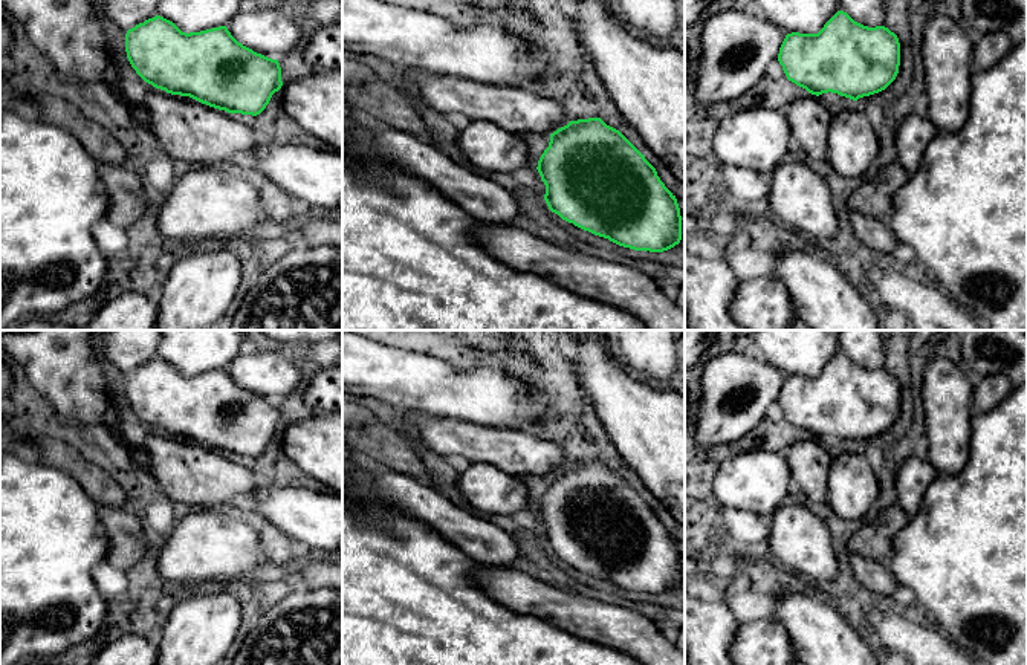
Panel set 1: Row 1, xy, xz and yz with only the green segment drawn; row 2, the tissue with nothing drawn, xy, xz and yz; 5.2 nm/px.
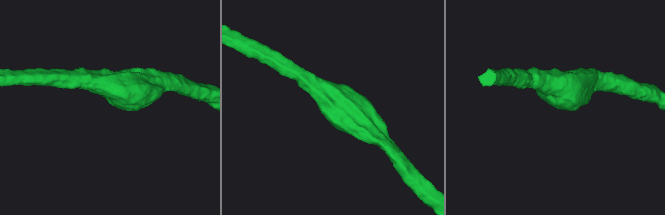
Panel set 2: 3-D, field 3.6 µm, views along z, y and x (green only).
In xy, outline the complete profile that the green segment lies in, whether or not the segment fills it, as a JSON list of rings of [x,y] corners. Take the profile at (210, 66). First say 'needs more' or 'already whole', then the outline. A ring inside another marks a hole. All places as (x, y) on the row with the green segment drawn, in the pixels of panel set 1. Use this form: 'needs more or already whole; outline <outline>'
already whole; outline [[[156,15],[127,31],[125,52],[153,87],[232,115],[260,115],[283,86],[278,60],[243,46],[226,26],[186,34]]]

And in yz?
already whole; outline [[[837,11],[818,34],[787,34],[778,61],[789,81],[812,95],[837,93],[857,101],[885,90],[897,76],[900,43],[885,26],[868,28],[854,21],[847,12]]]

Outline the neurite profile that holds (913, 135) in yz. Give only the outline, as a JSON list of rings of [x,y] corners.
[[[917,113],[908,115],[894,128],[897,161],[909,174],[918,170],[926,147],[937,131],[928,116]]]

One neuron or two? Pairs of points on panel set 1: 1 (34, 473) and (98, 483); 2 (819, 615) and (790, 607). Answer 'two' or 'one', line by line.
1: two
2: one

